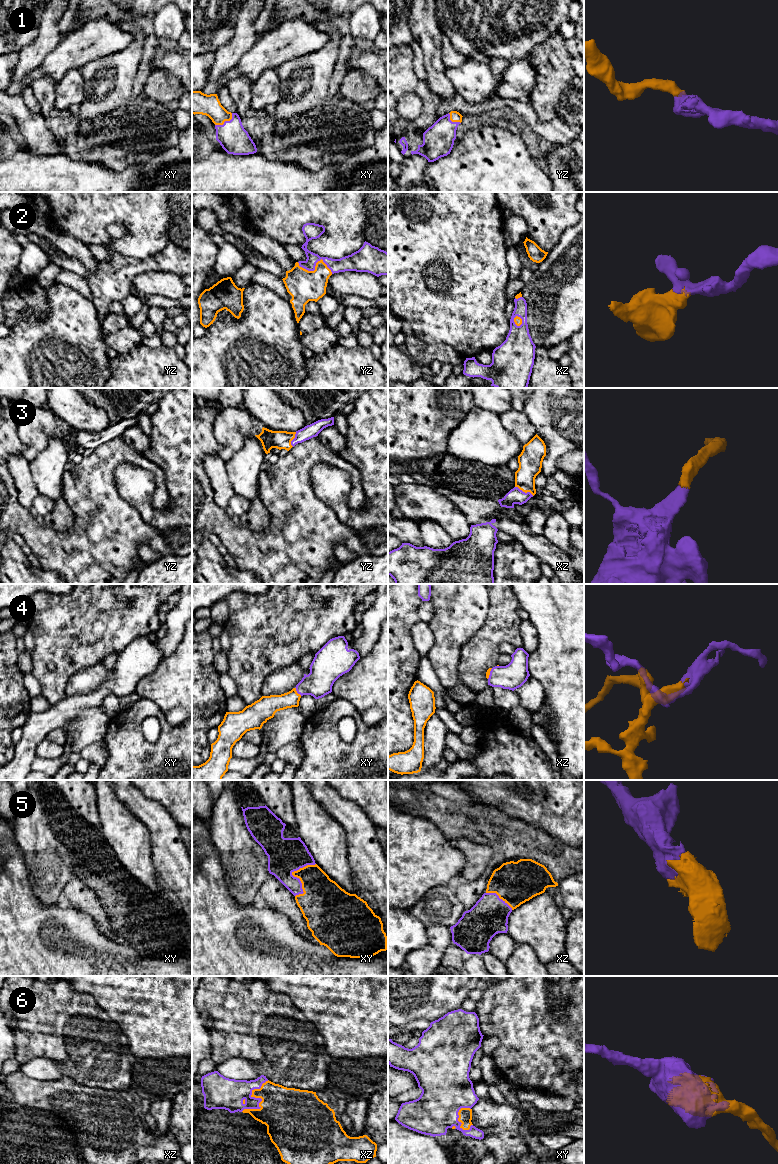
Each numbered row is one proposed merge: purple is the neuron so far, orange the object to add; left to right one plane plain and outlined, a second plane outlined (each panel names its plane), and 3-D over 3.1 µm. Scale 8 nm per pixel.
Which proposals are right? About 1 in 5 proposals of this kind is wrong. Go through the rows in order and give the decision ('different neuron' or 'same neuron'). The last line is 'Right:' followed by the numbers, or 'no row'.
1: same neuron
2: same neuron
3: same neuron
4: same neuron
5: same neuron
6: same neuron
Right: 1, 2, 3, 4, 5, 6

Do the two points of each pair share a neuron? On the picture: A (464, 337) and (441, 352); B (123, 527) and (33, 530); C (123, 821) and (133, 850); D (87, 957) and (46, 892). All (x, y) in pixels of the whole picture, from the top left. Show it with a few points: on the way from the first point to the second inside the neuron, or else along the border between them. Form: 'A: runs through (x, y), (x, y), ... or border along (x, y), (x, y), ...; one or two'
A: border along (427, 343), (449, 345), (464, 357); two
B: runs through (101, 540), (55, 541); one
C: runs through (123, 828), (131, 843); one
D: border along (33, 892), (44, 905), (56, 904); two

